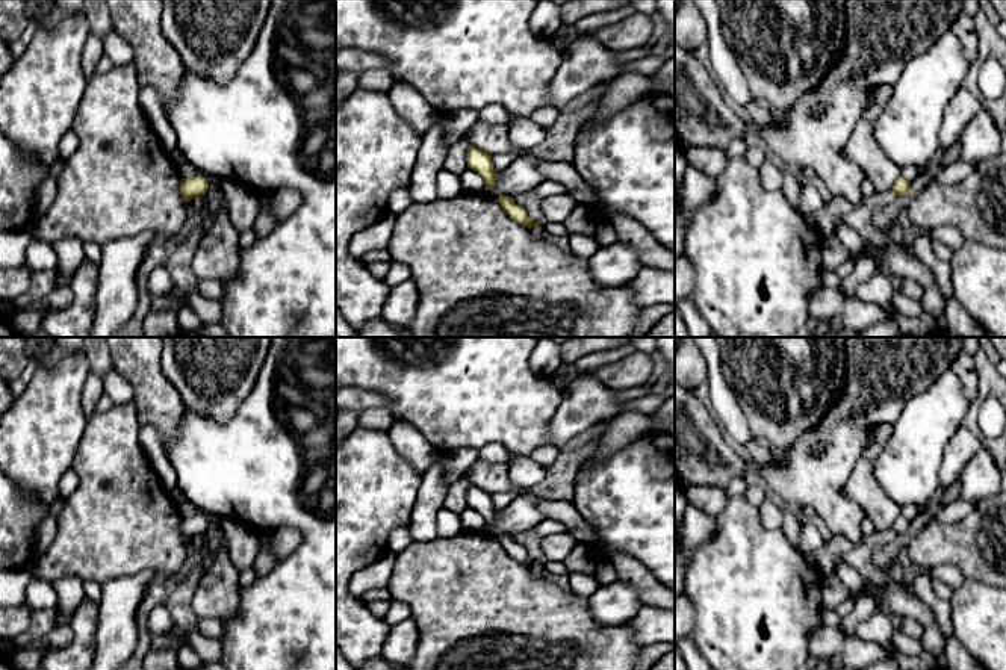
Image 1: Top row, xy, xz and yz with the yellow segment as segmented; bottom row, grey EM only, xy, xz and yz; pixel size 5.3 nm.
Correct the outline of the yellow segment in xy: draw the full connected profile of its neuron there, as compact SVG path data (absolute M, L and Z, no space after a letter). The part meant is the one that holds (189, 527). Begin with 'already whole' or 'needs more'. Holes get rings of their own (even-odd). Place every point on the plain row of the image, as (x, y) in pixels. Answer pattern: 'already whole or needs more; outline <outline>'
already whole; outline M200 514L192 517L182 517L180 520L180 532L188 540L191 540L198 534L204 535L207 528L209 528L209 522Z

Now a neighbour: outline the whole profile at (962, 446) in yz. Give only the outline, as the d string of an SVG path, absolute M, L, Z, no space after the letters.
M961 427L945 446L944 457L938 473L939 487L932 496L932 504L938 504L945 489L959 478L962 469L982 448L982 436Z

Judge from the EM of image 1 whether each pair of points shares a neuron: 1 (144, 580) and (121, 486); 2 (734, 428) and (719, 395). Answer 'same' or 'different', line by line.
1: different
2: same

